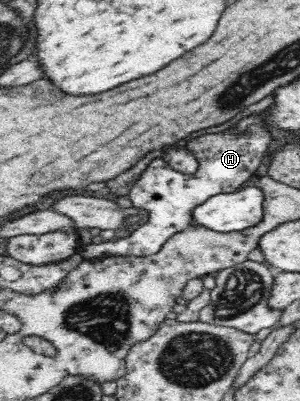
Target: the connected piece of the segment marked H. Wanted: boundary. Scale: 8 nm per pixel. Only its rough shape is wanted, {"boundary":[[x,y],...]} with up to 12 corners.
{"boundary":[[250,115],[186,146],[196,173],[147,165],[126,196],[150,212],[81,256],[158,253],[213,195],[260,167],[270,130]]}

